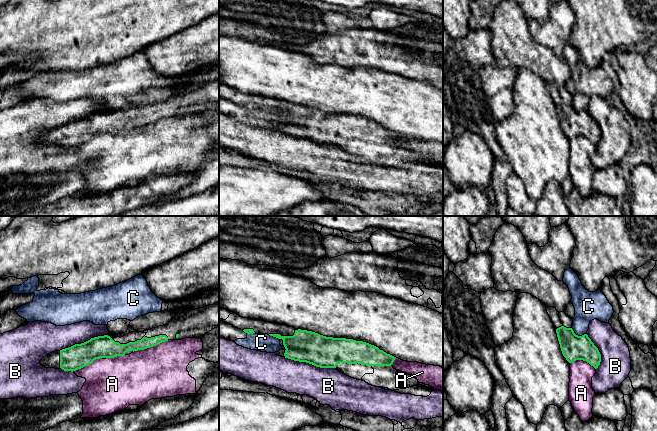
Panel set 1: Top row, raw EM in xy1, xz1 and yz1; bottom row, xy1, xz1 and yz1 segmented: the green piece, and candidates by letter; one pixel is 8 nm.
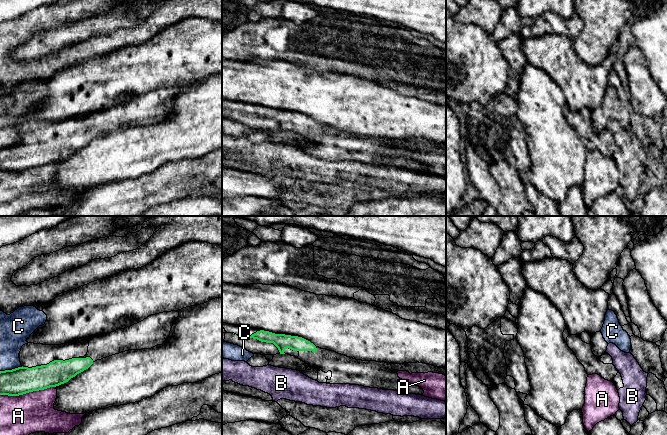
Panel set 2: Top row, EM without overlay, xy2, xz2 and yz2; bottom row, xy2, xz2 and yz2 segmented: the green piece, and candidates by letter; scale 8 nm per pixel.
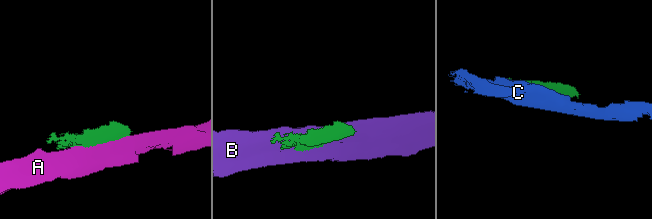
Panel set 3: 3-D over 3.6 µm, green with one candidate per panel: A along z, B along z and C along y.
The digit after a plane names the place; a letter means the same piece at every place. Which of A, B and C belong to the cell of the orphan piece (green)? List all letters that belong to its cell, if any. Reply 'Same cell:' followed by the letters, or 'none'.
Same cell: none

